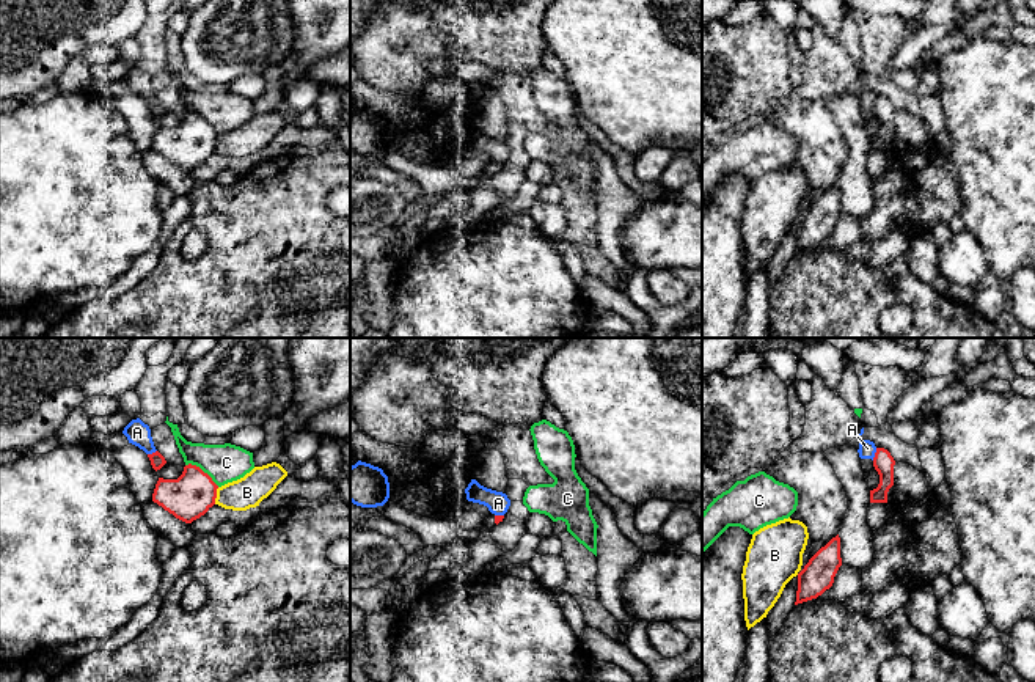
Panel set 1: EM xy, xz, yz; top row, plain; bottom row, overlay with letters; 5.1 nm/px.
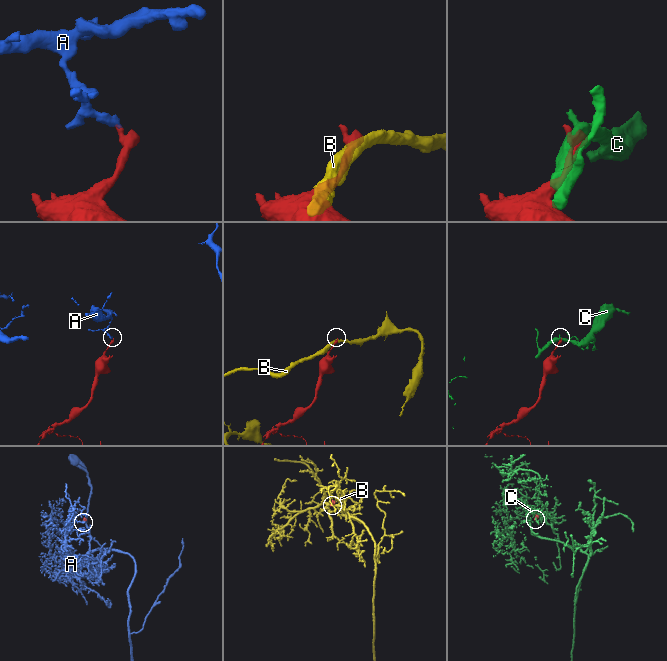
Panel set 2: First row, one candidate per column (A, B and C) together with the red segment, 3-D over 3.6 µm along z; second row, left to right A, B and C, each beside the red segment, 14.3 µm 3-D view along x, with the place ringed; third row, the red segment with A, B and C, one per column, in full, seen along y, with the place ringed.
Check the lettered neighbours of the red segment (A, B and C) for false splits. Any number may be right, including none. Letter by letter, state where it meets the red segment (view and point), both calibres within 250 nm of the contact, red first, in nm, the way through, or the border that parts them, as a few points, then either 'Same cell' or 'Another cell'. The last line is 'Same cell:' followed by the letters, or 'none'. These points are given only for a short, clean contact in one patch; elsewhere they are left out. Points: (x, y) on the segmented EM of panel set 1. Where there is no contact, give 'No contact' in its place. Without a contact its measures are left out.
A: Touches red at yz (875, 454). Thickness 110 nm (red) against 90 nm. Boundary: yz (877, 448), (872, 459). Another cell
B: Touches red at xy (215, 495). Thickness 240 nm (red) against 160 nm. Boundary: xy (219, 487), (214, 503). Another cell
C: Touches red at xy (201, 470). Thickness 240 nm (red) against 190 nm. Boundary: xy (186, 464), (195, 464), (219, 486). Another cell
Same cell: none

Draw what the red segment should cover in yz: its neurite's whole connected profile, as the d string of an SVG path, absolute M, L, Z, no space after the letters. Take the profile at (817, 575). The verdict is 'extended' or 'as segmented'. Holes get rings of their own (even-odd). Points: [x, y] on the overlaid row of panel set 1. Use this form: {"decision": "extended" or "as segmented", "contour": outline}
{"decision": "as segmented", "contour": "M837 534L821 547L798 574L795 605L817 599L829 589L840 566L840 537Z"}

